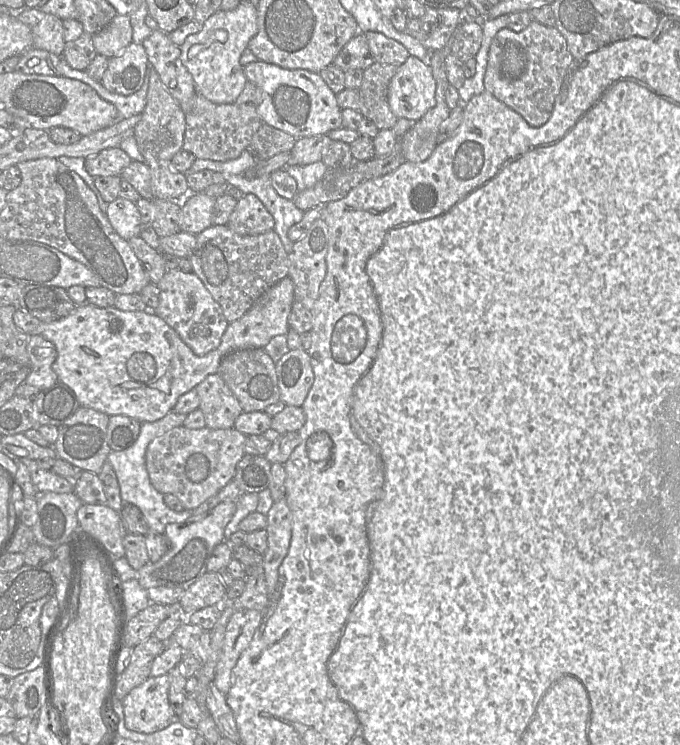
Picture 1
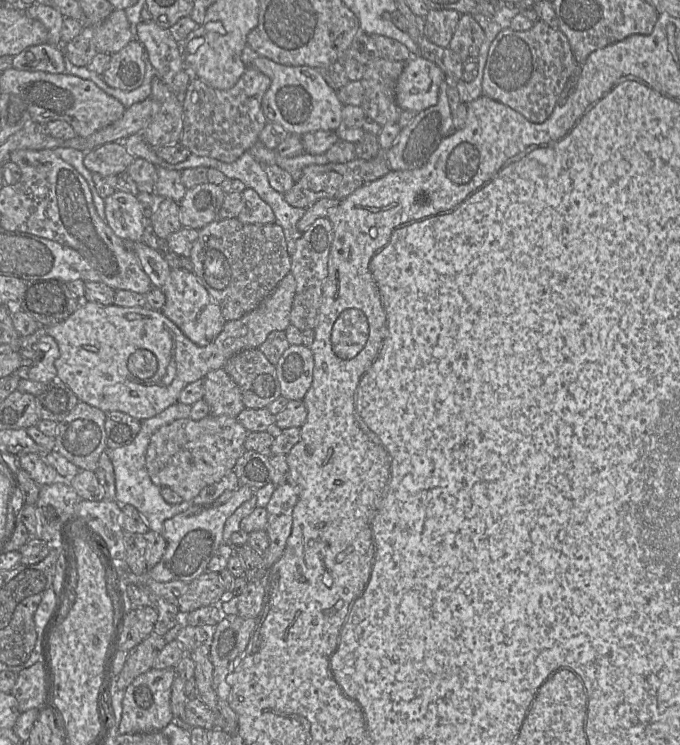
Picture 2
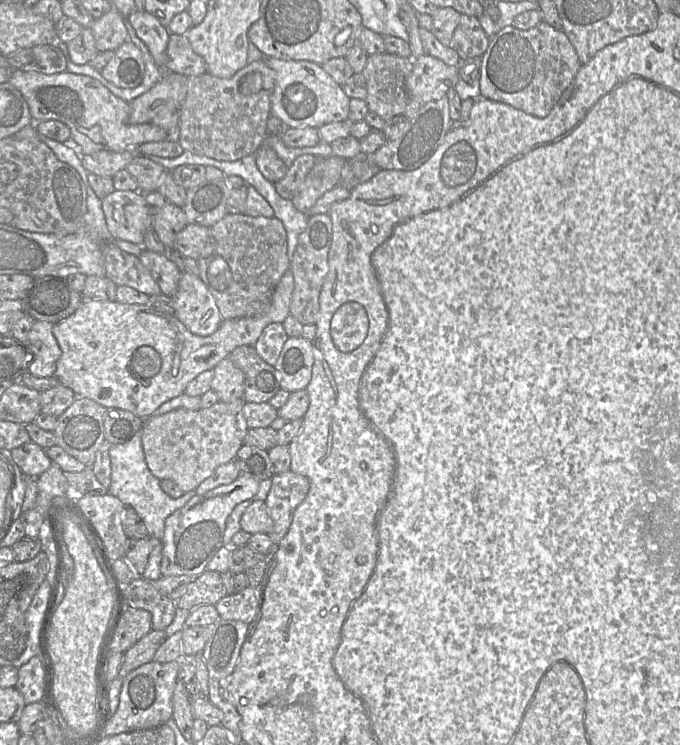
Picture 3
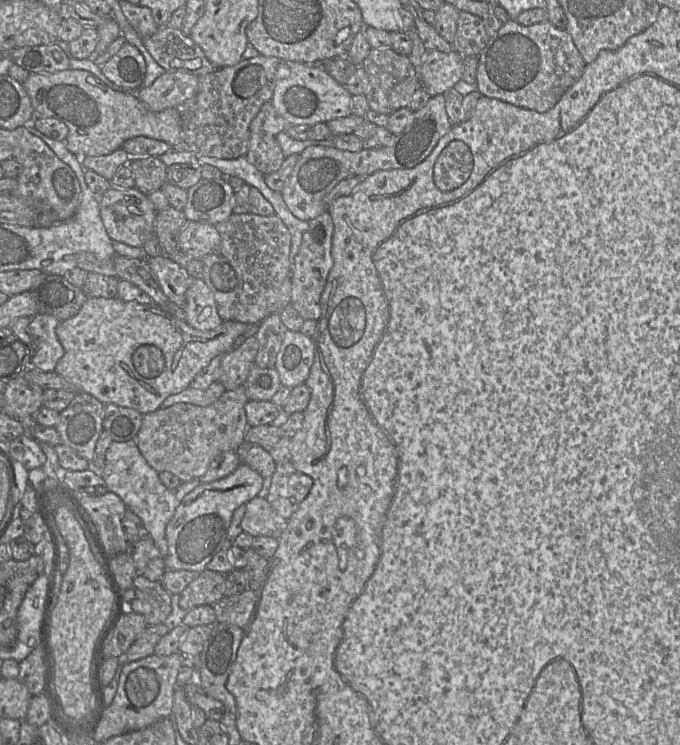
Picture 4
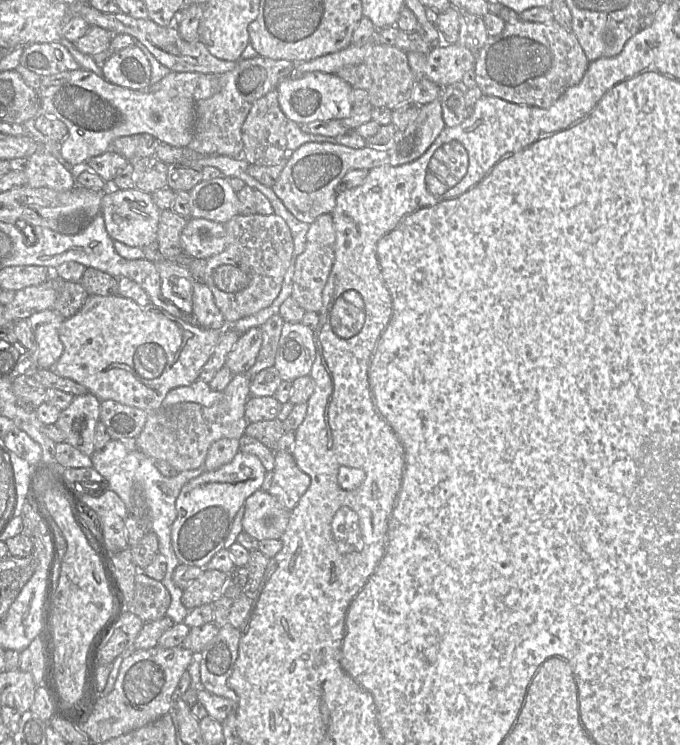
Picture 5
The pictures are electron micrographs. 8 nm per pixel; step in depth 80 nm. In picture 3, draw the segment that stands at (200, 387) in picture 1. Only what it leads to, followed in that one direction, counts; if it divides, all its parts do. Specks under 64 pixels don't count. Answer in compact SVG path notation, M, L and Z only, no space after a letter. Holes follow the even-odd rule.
M228 357L221 360L213 370L211 389L219 401L231 402L244 397L244 373Z

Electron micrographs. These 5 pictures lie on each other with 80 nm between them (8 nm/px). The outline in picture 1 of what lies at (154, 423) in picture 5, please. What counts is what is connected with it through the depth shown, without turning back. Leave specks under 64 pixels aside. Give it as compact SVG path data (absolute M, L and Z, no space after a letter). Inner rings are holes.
M175 427L156 437L148 445L146 468L150 482L160 493L175 495L181 501L184 509L194 510L234 480L237 464L245 455L246 438L245 434L234 427L229 429Z

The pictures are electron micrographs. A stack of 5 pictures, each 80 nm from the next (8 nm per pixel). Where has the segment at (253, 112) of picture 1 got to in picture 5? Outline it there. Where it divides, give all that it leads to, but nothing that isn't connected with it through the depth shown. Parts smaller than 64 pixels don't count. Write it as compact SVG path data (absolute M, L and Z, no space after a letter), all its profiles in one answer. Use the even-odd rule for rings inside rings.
M268 57L240 59L235 68L219 74L220 90L210 98L196 102L196 118L193 139L188 148L201 155L224 155L242 157L242 125L256 100L277 88L278 83L289 76L296 66L290 60Z

